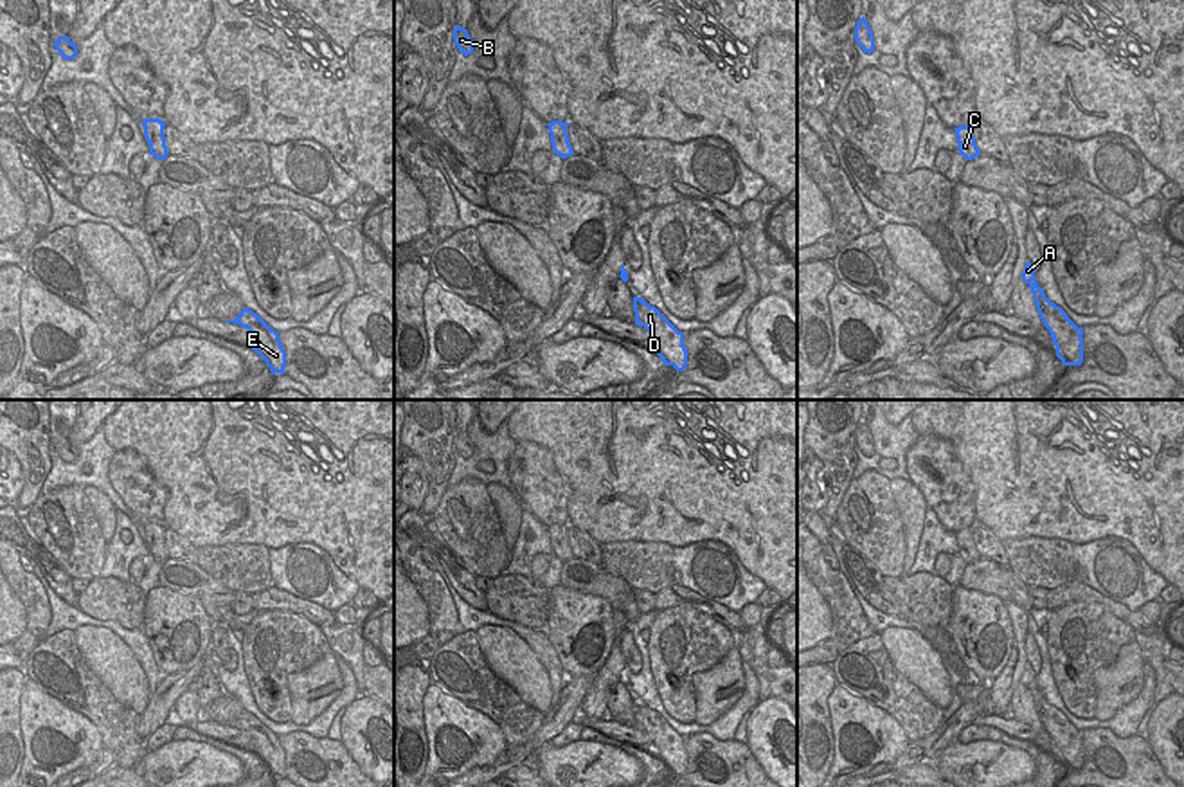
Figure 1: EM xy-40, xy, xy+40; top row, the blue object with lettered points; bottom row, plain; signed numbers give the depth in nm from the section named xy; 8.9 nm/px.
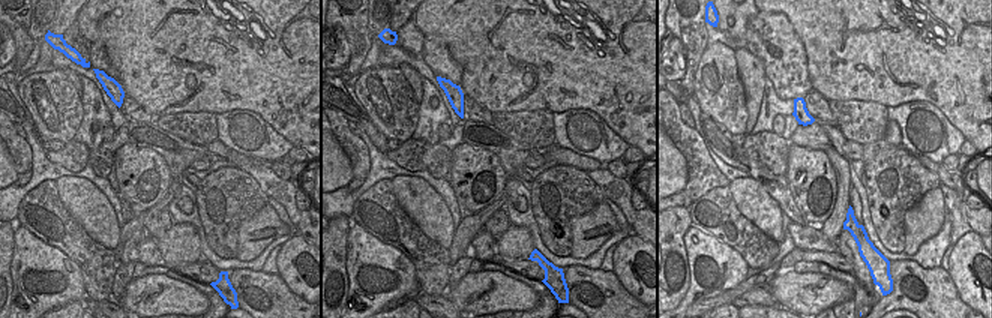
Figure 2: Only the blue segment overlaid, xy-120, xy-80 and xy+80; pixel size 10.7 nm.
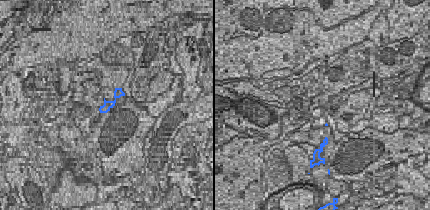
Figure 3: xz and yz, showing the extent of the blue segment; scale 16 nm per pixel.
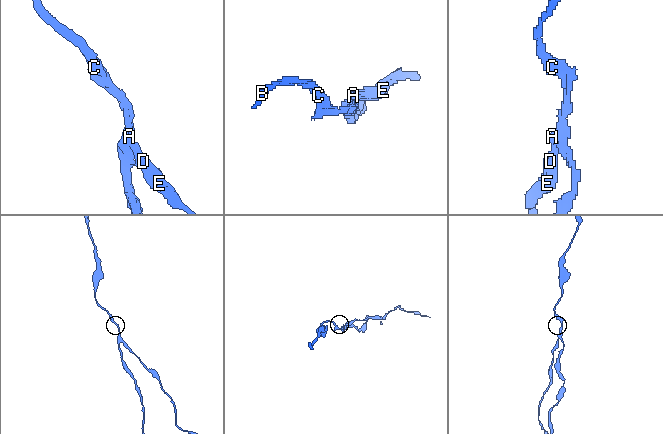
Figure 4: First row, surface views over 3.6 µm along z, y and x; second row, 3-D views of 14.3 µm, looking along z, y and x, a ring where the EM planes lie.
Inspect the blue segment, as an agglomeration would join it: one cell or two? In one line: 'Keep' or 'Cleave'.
Cleave

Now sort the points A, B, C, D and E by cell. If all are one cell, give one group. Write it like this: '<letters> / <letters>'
A B C / D E

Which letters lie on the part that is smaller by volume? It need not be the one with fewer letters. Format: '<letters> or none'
D, E

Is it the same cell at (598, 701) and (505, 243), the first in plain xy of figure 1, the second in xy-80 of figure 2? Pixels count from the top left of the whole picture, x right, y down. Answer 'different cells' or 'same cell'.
different cells

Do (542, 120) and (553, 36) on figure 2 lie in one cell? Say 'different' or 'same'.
different

